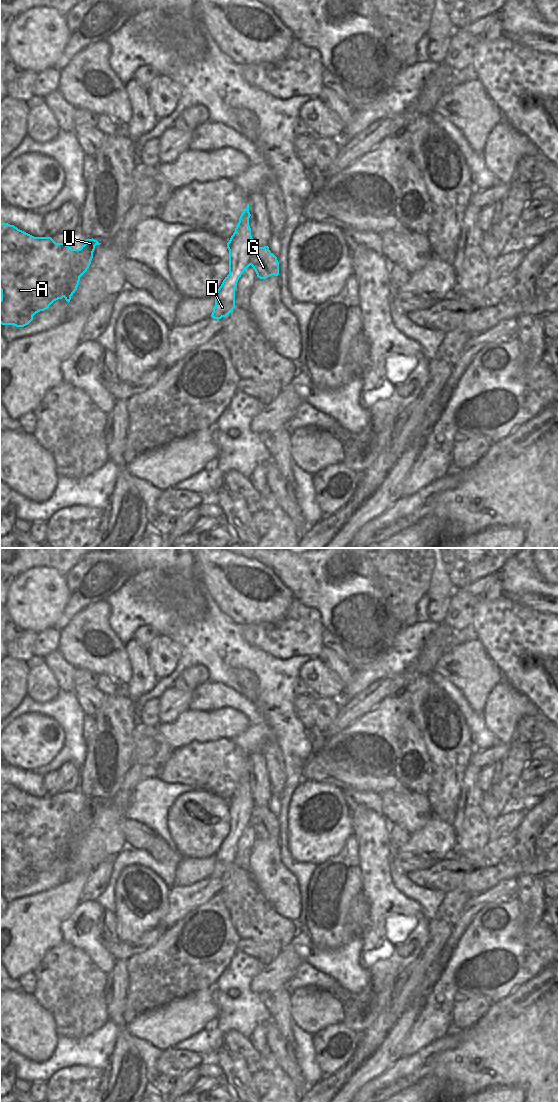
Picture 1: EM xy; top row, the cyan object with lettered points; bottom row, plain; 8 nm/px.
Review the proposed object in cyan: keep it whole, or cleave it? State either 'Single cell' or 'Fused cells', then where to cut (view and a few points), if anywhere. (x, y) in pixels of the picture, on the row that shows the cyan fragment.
Fused cells. Split along xy (255, 247), (250, 264)

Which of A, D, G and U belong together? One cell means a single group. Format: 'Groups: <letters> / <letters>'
Groups: A G U / D

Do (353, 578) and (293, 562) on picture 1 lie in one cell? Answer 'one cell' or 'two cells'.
one cell

